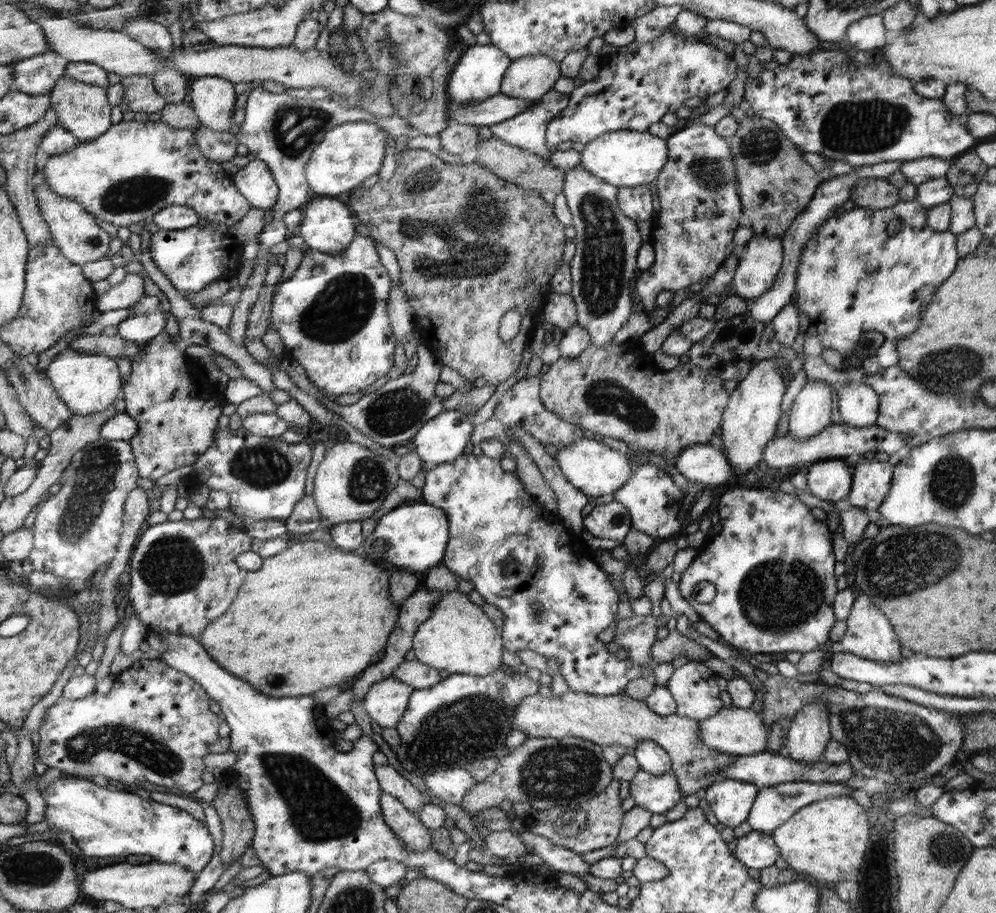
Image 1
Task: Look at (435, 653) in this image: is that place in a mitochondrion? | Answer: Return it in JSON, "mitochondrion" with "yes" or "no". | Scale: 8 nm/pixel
{"mitochondrion":"no"}

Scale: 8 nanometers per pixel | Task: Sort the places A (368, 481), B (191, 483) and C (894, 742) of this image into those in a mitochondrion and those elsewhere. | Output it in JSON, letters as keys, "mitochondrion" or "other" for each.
{"A":"mitochondrion","B":"other","C":"mitochondrion"}

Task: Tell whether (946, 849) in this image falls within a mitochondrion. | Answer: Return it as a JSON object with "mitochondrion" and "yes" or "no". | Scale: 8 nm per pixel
{"mitochondrion":"yes"}

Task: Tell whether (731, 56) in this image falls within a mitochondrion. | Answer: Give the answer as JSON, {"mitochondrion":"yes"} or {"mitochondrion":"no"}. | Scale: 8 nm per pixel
{"mitochondrion":"no"}

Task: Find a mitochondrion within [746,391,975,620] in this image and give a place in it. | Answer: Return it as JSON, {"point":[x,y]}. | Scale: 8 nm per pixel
{"point":[930,555]}

